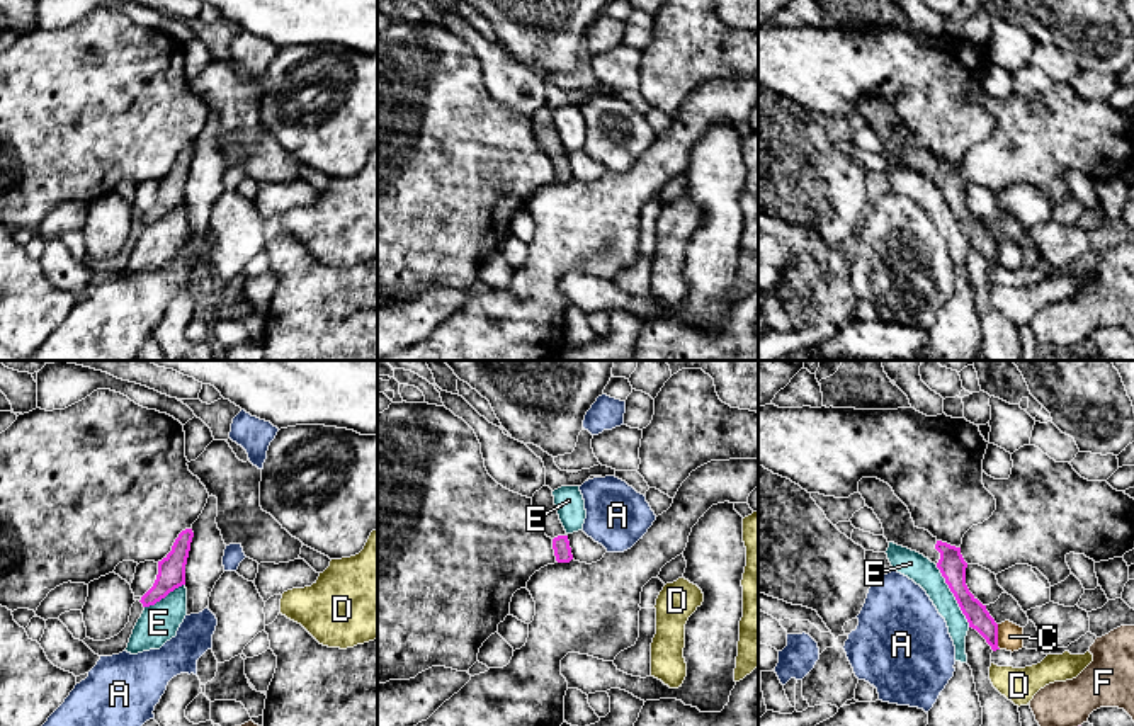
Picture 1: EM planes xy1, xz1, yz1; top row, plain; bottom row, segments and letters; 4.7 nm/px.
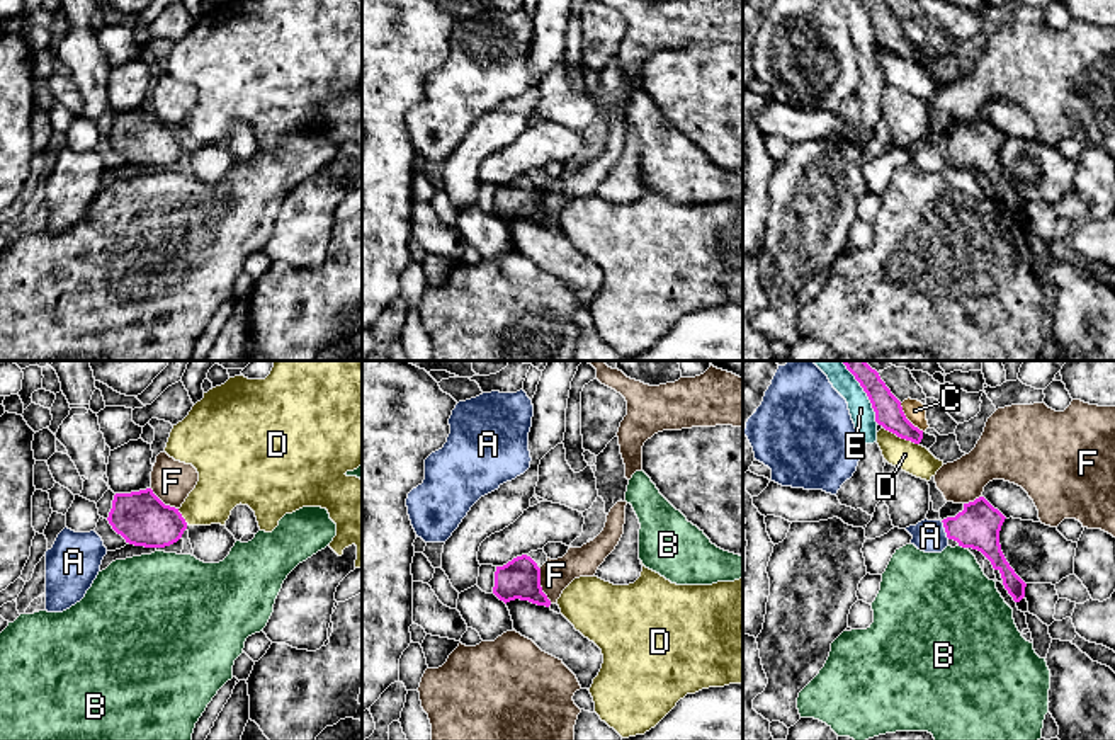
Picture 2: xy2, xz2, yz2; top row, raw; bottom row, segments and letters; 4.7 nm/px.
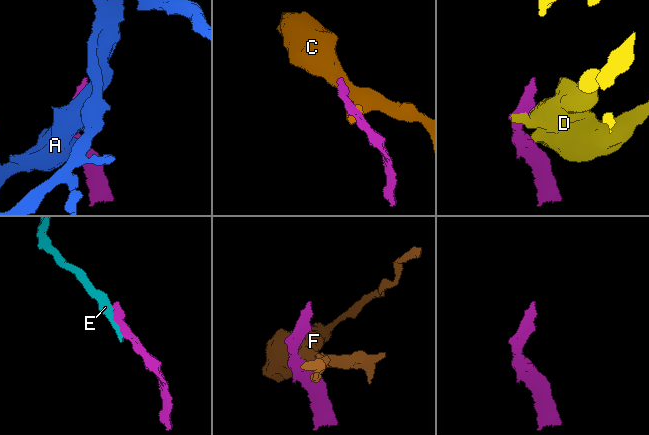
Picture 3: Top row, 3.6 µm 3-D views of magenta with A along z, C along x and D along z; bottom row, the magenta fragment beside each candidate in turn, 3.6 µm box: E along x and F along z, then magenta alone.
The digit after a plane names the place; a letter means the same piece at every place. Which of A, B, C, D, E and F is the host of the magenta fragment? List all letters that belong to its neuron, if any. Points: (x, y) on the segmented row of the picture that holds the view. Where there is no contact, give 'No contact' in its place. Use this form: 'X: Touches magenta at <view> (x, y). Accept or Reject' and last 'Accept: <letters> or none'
A: Touches magenta at yz2 (945, 529). Reject
B: Touches magenta at yz2 (962, 546). Reject
C: Touches magenta at yz2 (906, 419). Reject
D: Touches magenta at yz2 (901, 438). Reject
E: Touches magenta at yz1 (954, 595). Reject
F: Touches magenta at xz2 (539, 586). Reject
Accept: none

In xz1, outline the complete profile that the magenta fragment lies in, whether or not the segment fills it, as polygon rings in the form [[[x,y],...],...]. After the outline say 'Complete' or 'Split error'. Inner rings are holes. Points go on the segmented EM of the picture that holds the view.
[[[542,486],[532,496],[532,508],[539,527],[553,539],[553,549],[558,563],[570,563],[573,559],[568,534],[559,520],[553,490]]]. Split error

